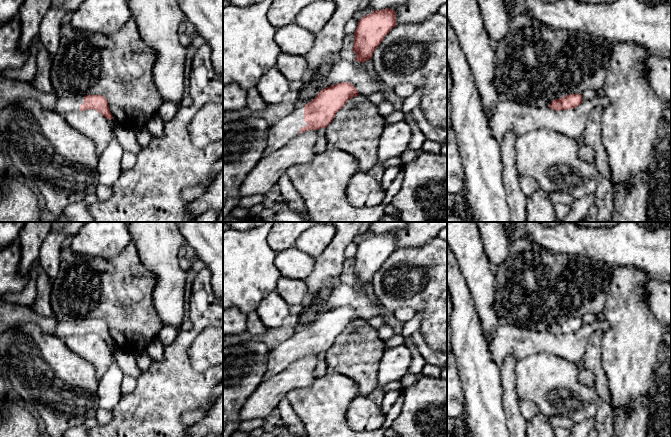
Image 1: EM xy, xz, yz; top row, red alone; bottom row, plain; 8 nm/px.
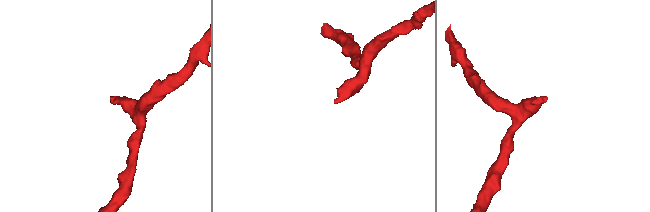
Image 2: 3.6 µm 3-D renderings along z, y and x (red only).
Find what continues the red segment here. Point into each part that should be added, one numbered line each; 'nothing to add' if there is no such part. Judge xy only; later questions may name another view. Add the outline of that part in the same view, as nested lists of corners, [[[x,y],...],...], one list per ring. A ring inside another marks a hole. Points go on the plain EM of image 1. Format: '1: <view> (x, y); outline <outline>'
1: xy (72, 326); outline [[[69,318],[68,320],[58,321],[54,335],[64,339],[72,335],[80,335],[80,329],[84,327],[86,318]]]

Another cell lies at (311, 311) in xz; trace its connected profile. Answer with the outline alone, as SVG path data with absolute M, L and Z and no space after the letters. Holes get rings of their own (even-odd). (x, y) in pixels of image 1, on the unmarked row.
M336 277L332 281L332 288L325 289L320 293L319 298L314 302L309 302L307 299L303 302L303 310L300 313L302 322L298 325L298 329L304 329L305 327L314 323L318 317L324 312L330 311L331 308L328 303L328 297L332 289L339 284L339 277Z

